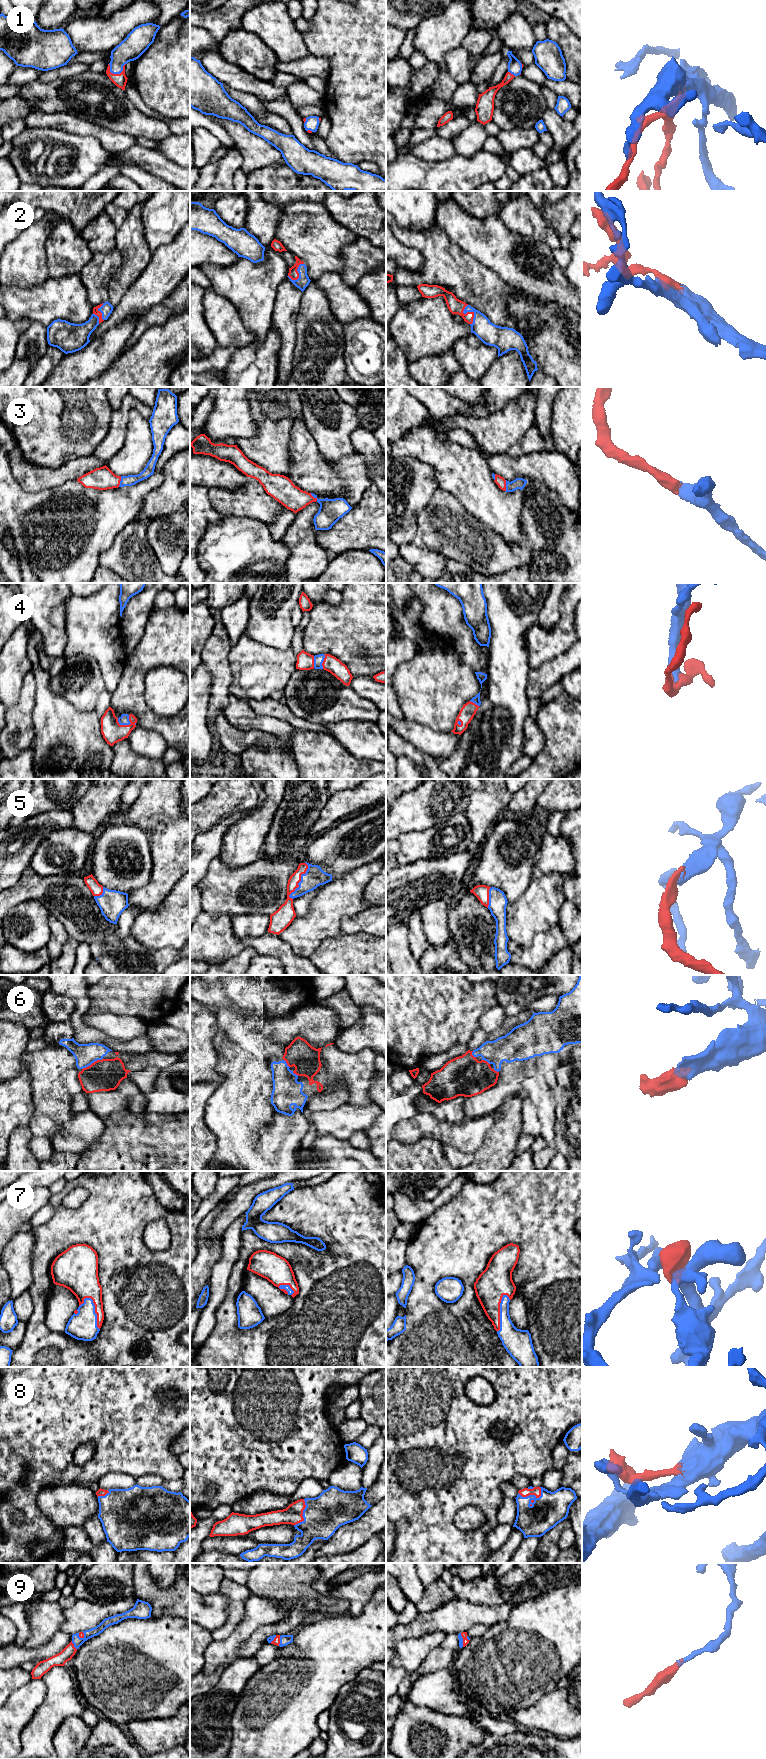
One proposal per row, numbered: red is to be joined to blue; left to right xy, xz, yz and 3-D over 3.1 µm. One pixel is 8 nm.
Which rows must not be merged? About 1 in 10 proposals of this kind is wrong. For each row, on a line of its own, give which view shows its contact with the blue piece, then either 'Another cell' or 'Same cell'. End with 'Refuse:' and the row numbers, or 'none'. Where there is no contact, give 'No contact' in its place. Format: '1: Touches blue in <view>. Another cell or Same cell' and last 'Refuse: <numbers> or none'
1: Touches blue in xy. Same cell
2: Touches blue in yz. Same cell
3: Touches blue in yz. Same cell
4: Touches blue in xy. Same cell
5: Touches blue in xz. Same cell
6: Touches blue in xy. Same cell
7: Touches blue in xy. Same cell
8: Touches blue in yz. Same cell
9: Touches blue in xz. Same cell
Refuse: none

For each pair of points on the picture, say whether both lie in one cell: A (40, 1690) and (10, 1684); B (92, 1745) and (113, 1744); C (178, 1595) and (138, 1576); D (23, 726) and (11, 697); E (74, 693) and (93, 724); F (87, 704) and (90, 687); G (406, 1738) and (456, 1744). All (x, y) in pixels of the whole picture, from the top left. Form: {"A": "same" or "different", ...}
{"A": "different", "B": "same", "C": "same", "D": "different", "E": "different", "F": "same", "G": "same"}

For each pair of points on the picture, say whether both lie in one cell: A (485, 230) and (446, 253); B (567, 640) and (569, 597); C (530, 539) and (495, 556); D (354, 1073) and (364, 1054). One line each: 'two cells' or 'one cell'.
A: two cells
B: one cell
C: two cells
D: one cell

